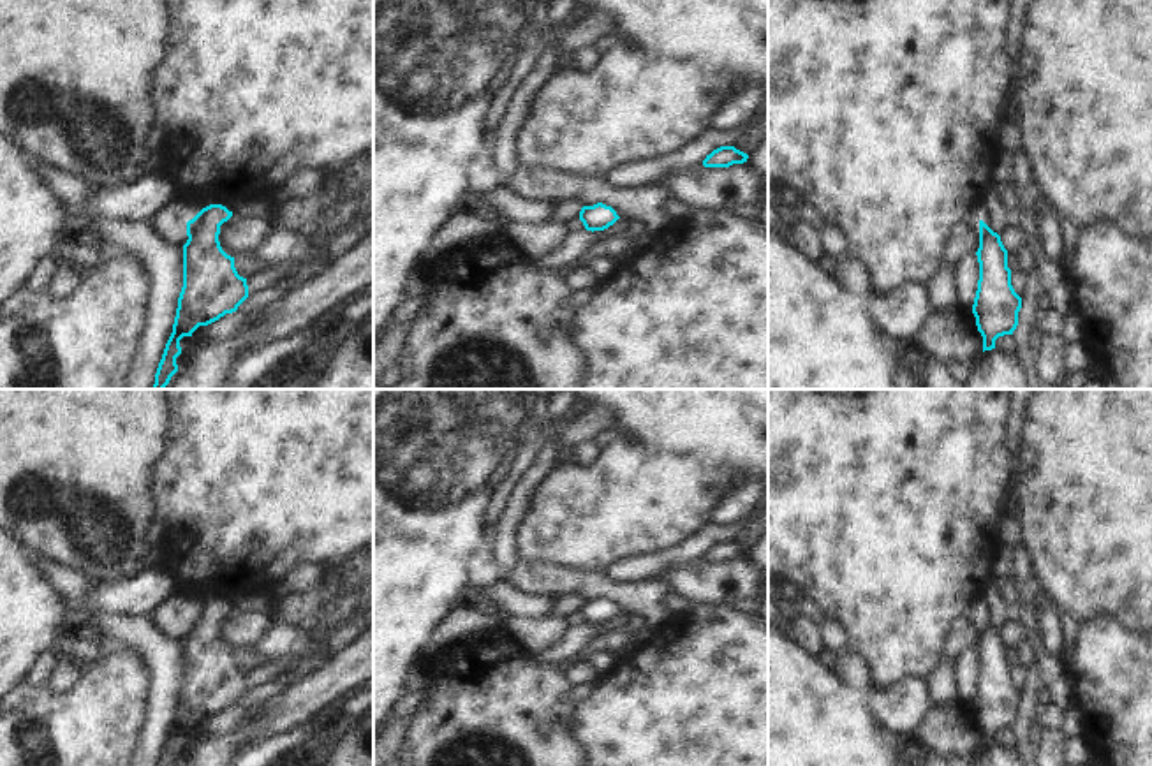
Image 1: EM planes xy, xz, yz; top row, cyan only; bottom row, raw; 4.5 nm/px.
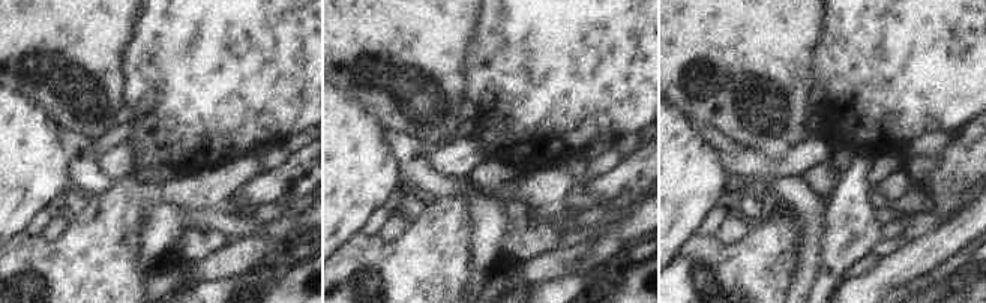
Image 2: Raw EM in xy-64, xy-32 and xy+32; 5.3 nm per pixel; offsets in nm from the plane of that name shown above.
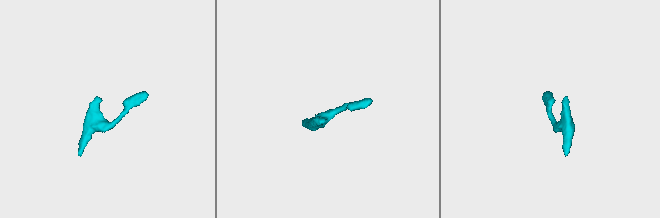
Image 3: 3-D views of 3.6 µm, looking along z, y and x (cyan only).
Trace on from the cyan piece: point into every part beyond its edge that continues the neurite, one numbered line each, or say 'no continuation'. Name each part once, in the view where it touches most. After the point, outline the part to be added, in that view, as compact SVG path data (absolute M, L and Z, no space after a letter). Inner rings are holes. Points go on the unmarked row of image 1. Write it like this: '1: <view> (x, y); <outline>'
no continuation

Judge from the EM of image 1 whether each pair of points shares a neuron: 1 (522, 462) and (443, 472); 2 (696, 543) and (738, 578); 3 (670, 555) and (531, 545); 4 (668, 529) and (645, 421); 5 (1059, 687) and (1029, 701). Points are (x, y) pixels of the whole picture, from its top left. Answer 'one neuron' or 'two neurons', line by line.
1: two neurons
2: two neurons
3: two neurons
4: two neurons
5: one neuron

